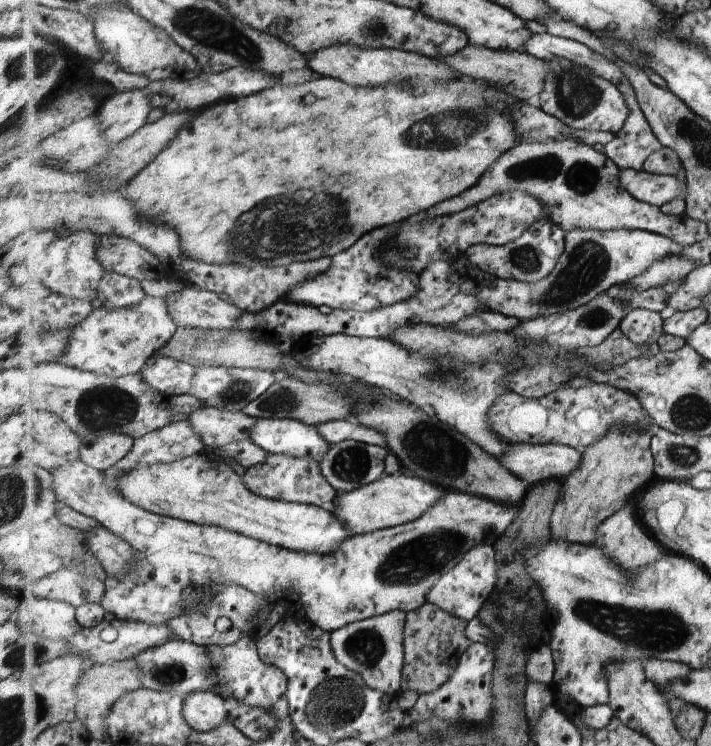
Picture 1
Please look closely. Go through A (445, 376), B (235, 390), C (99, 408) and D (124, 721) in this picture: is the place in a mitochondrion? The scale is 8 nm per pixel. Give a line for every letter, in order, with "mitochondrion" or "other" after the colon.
A: mitochondrion
B: mitochondrion
C: mitochondrion
D: other

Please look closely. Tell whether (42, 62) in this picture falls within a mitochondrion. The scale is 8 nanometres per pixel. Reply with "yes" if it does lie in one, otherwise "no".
yes

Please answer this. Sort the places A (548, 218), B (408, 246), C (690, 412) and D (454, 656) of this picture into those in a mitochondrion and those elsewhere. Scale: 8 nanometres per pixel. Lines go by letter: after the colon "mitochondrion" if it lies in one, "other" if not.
A: other
B: mitochondrion
C: mitochondrion
D: other

